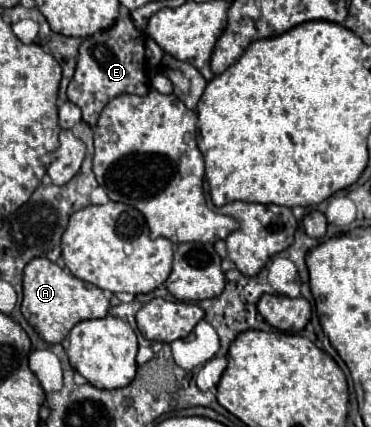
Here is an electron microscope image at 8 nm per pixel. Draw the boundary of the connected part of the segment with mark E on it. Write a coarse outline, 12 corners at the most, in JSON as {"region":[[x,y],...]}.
{"region":[[118,18],[80,46],[68,98],[96,124],[150,90],[146,34]]}

